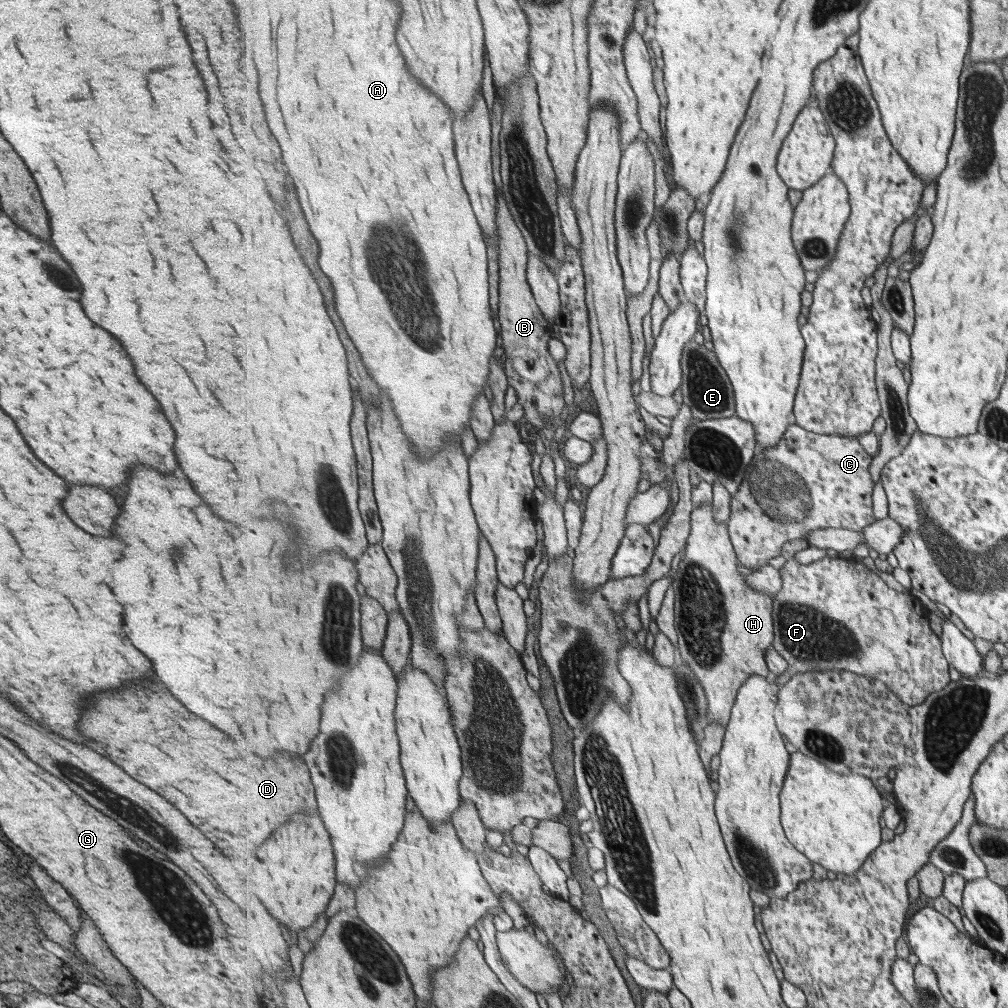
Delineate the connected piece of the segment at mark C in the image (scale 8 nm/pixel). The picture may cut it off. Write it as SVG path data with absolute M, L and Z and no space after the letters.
M791 425L779 446L758 451L749 466L747 477L735 496L732 496L731 518L728 523L742 566L759 570L769 560L781 556L787 542L807 539L808 531L824 528L845 528L863 533L878 519L873 512L875 481L870 468L874 456L869 454L857 437L821 435Z

